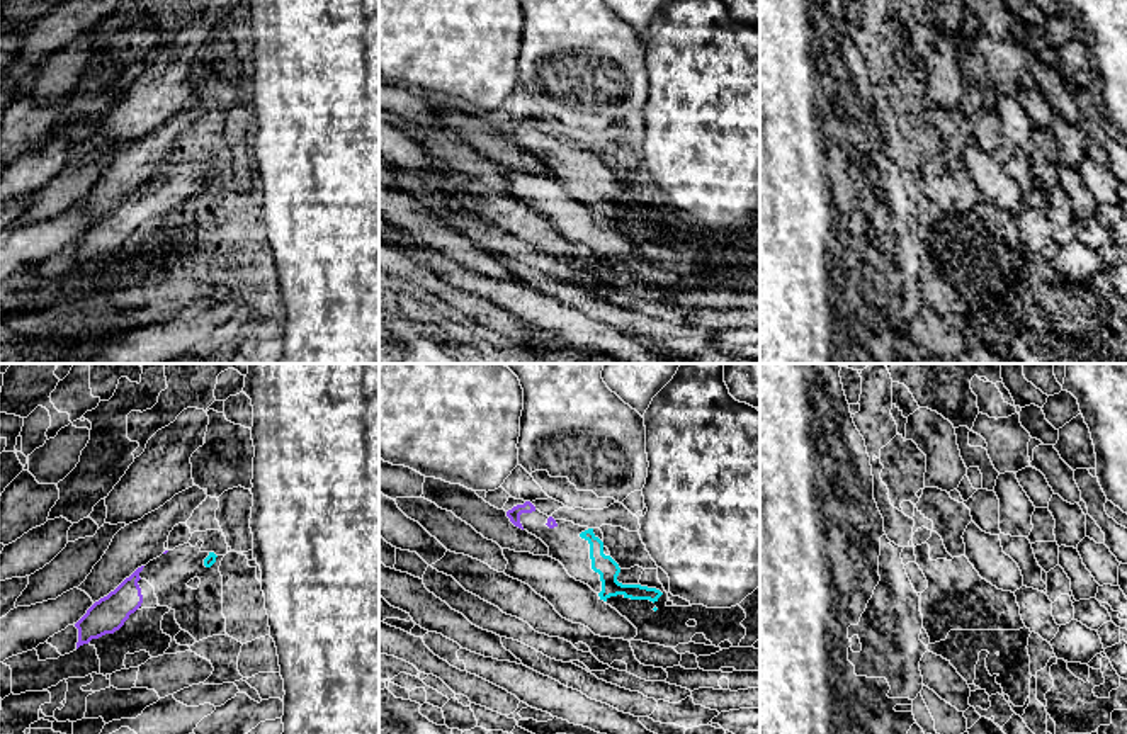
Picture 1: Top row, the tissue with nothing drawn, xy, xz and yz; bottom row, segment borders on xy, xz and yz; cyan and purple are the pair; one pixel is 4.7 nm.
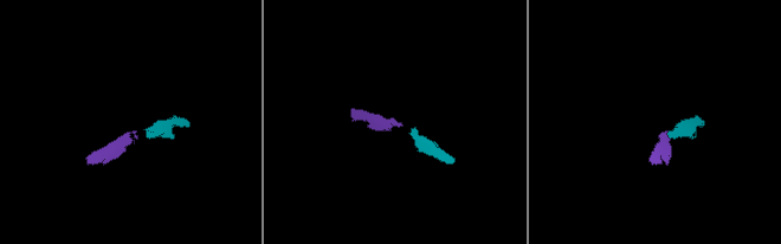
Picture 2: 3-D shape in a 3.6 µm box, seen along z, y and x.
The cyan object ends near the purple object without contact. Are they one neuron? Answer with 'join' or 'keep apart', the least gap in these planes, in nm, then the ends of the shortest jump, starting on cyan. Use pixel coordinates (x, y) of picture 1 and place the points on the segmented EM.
join | 120 nm | xz (580, 534), (556, 525)

